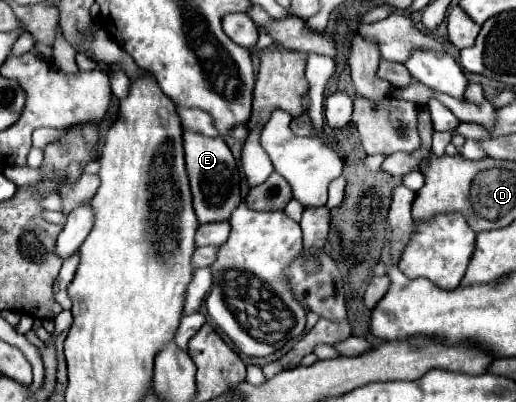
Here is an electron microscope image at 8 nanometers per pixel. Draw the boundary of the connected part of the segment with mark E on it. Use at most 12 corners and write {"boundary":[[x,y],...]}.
{"boundary":[[183,127],[201,223],[237,207],[239,173],[223,137]]}

